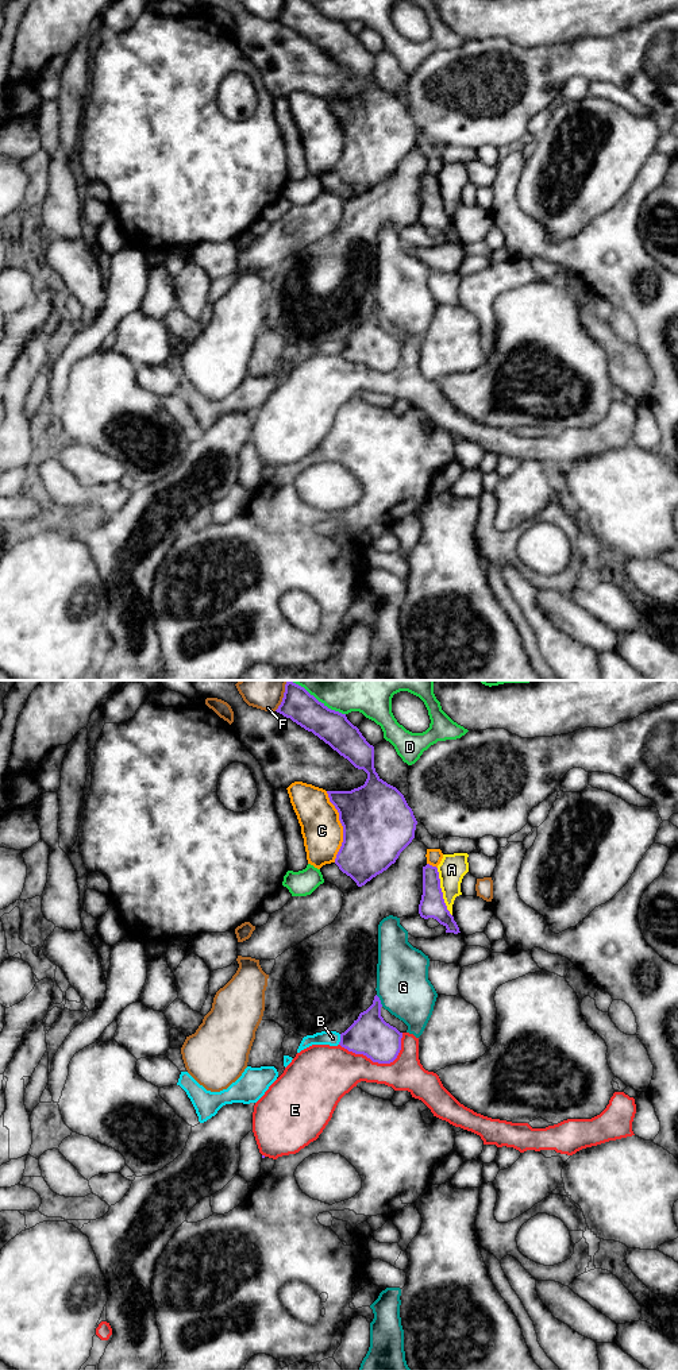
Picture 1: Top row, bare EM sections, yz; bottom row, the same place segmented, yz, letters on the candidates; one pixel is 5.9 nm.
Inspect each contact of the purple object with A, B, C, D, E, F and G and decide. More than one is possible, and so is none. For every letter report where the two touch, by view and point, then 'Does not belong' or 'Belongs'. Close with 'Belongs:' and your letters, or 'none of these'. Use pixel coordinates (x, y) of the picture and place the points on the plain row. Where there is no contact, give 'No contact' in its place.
A: Touches purple at yz (442, 201). Does not belong
B: Touches purple at yz (341, 348). Does not belong
C: Touches purple at yz (342, 134). Does not belong
D: Touches purple at yz (326, 15). Does not belong
E: Touches purple at yz (380, 371). Does not belong
F: Touches purple at yz (282, 10). Does not belong
G: Touches purple at yz (380, 309). Does not belong
Belongs: none of these

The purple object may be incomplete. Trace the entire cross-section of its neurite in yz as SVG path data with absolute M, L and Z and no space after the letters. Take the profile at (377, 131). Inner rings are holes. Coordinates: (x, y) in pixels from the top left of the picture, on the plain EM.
M285 0L282 11L276 20L290 27L305 39L312 40L355 77L367 82L365 93L358 97L351 100L327 100L330 111L338 119L339 130L343 135L343 151L335 173L358 196L365 194L394 173L400 162L415 147L417 130L412 117L396 96L378 85L374 77L374 55L347 28L346 23L328 18L308 0Z

